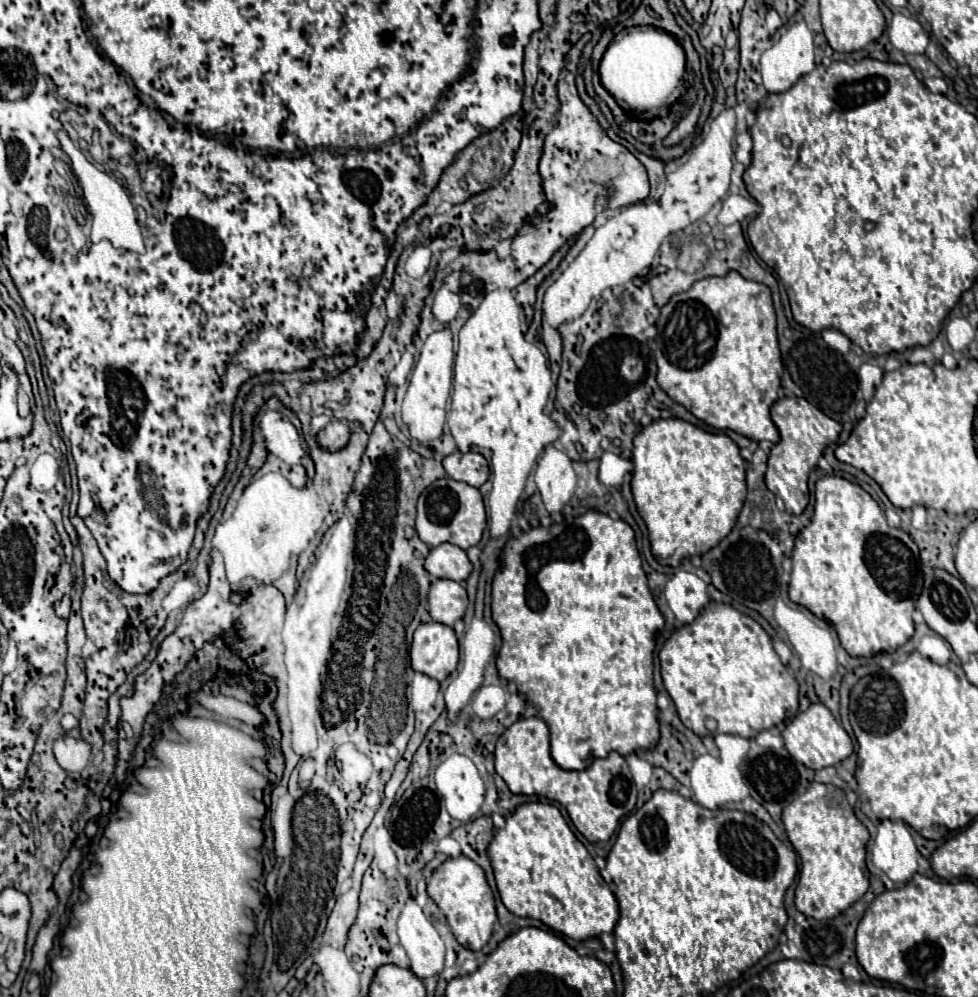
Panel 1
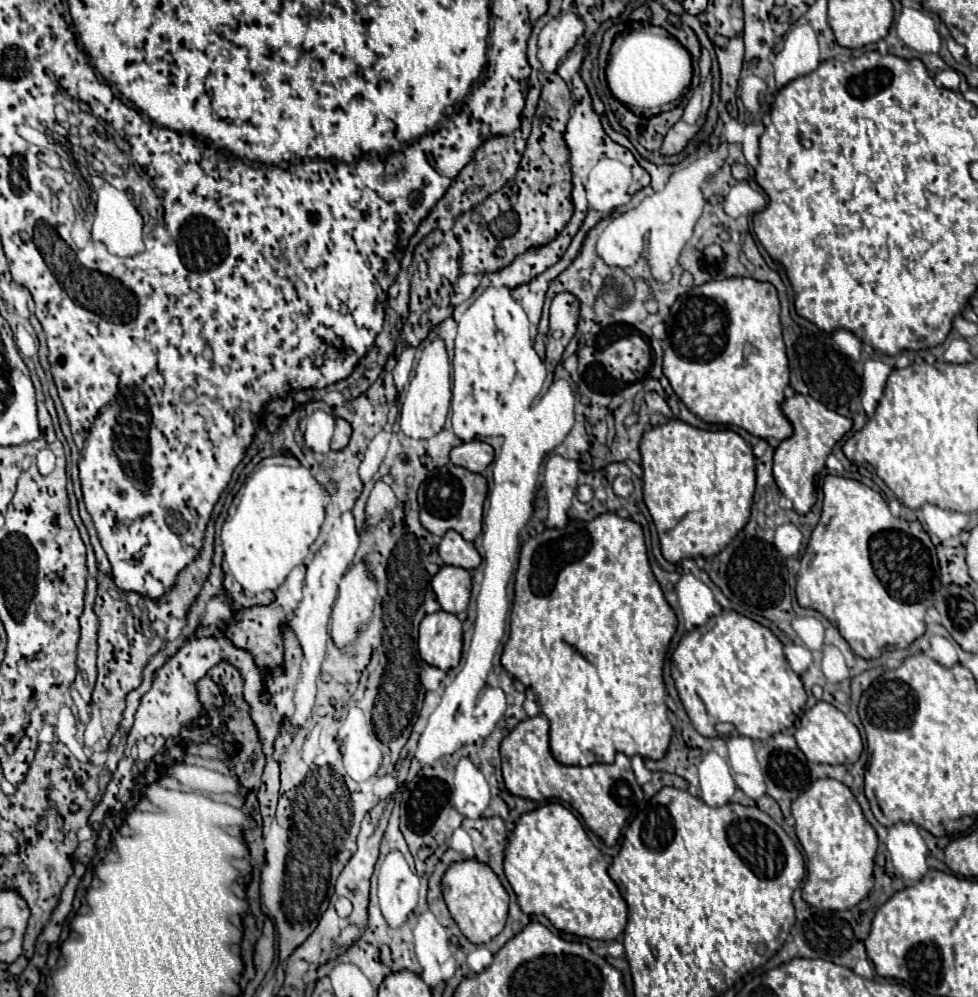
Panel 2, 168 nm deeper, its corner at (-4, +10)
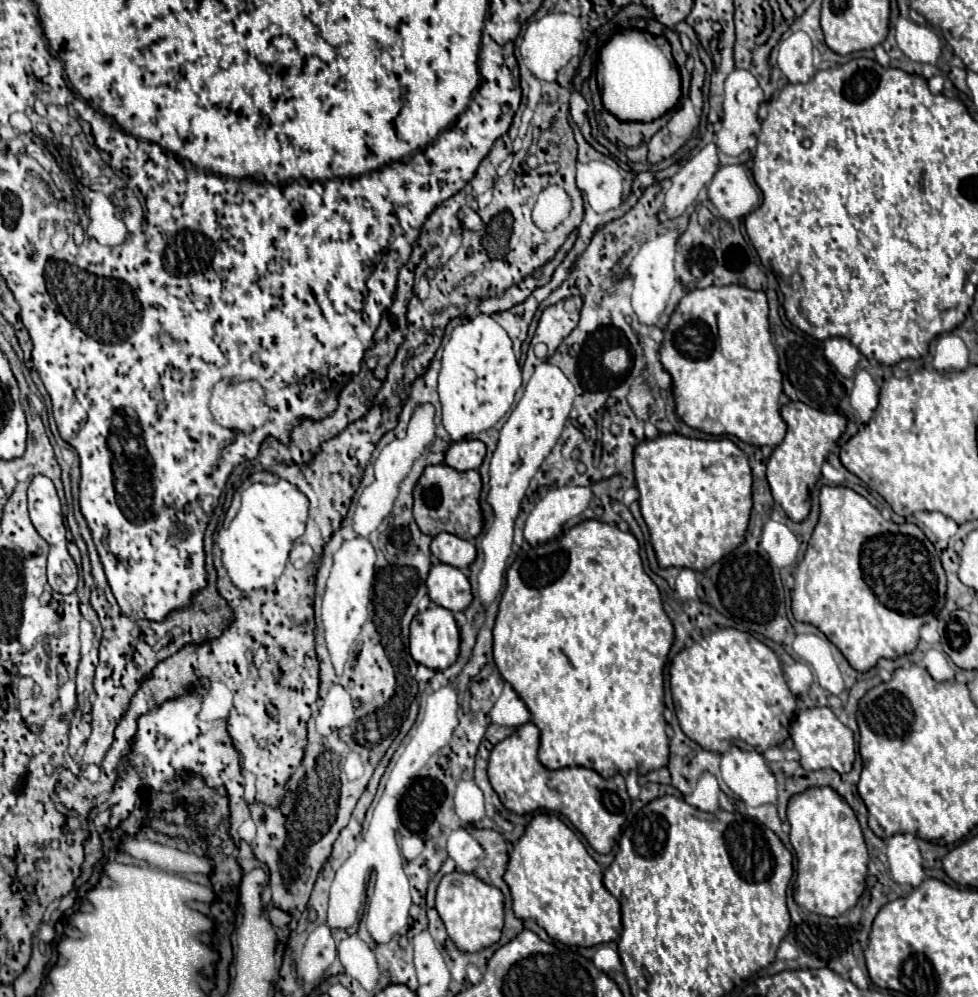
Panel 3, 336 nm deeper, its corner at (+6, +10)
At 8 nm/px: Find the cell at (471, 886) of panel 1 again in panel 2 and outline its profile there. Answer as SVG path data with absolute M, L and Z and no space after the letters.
M476 858L452 864L442 878L442 892L444 892L444 900L448 904L450 916L458 924L460 932L472 944L486 944L502 932L506 918L508 918L510 896L504 890L498 876L490 870L490 866L478 862Z

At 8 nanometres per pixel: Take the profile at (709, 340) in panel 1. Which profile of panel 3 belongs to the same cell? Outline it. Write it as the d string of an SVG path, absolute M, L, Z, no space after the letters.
M728 284L728 286L708 286L708 288L696 288L692 292L688 292L676 306L676 310L672 312L666 328L664 328L664 340L660 346L660 362L664 366L664 370L672 376L672 394L674 394L674 402L676 402L676 414L692 428L714 434L714 436L722 436L722 434L730 434L740 438L742 442L754 444L754 446L778 446L784 436L786 436L786 422L780 416L780 404L778 404L778 396L782 392L782 374L778 370L778 354L776 348L770 340L770 324L768 324L768 302L766 302L766 294L764 292L756 292L750 290L746 286L740 284Z

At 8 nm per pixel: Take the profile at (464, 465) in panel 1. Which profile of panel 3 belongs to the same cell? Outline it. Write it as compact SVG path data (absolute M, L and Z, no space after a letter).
M480 440L452 442L446 450L446 464L454 470L478 470L486 456L486 446Z

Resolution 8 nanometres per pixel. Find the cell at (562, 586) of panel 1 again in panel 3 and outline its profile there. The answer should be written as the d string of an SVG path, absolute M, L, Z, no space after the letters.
M584 520L572 526L556 540L544 542L540 546L522 548L506 572L506 590L502 594L500 610L494 624L494 662L502 678L516 690L516 694L528 706L532 714L532 722L540 730L538 758L550 770L558 770L566 766L584 766L608 778L616 772L626 774L628 770L638 770L638 774L646 774L648 770L658 770L668 764L668 736L666 736L666 720L662 716L664 712L662 672L664 672L668 650L674 640L674 626L662 608L662 600L656 584L648 578L648 574L642 568L638 550L640 546L634 534L622 532L616 524L606 524L600 520Z

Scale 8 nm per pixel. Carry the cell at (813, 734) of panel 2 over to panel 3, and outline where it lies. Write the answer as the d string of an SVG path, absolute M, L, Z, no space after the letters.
M806 708L800 710L792 722L790 738L794 742L794 750L800 754L800 766L804 770L822 770L832 768L840 774L852 770L852 762L856 758L856 742L854 734L848 726L844 726L830 708Z

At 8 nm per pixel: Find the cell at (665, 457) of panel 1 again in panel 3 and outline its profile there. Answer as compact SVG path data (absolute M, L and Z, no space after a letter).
M658 434L634 448L634 472L636 488L640 492L640 510L662 568L676 566L702 572L742 544L752 510L752 474L746 454L732 440L700 440L682 434Z

